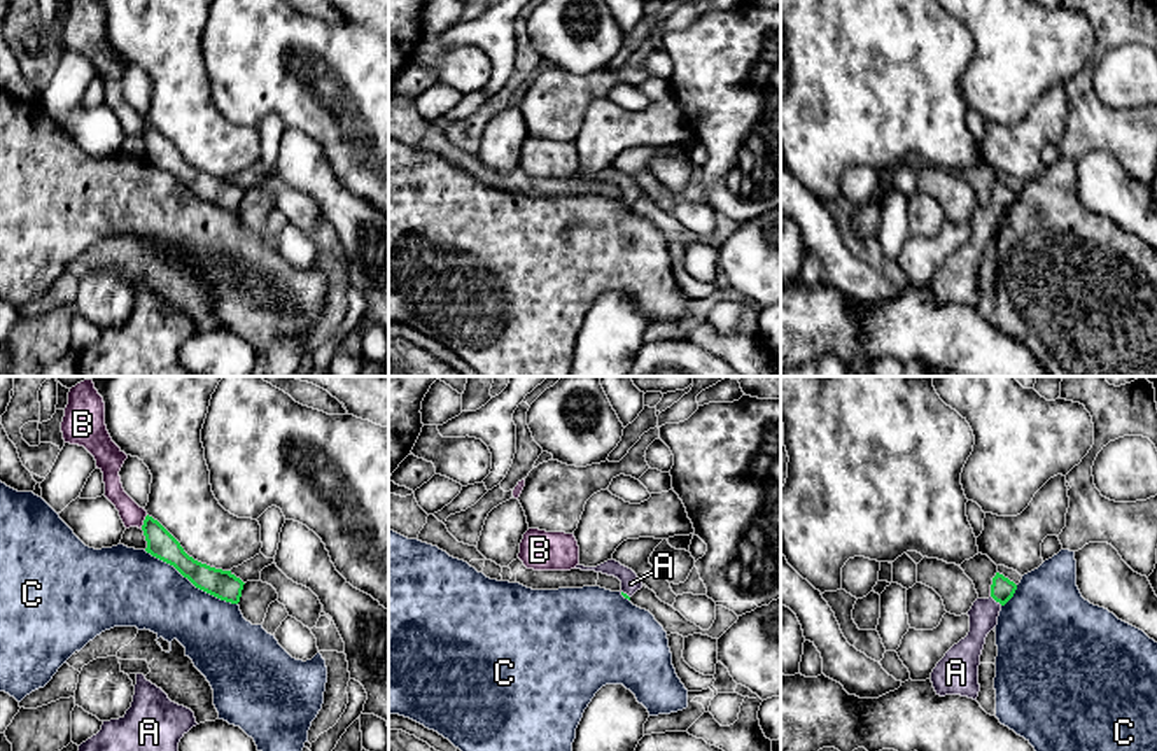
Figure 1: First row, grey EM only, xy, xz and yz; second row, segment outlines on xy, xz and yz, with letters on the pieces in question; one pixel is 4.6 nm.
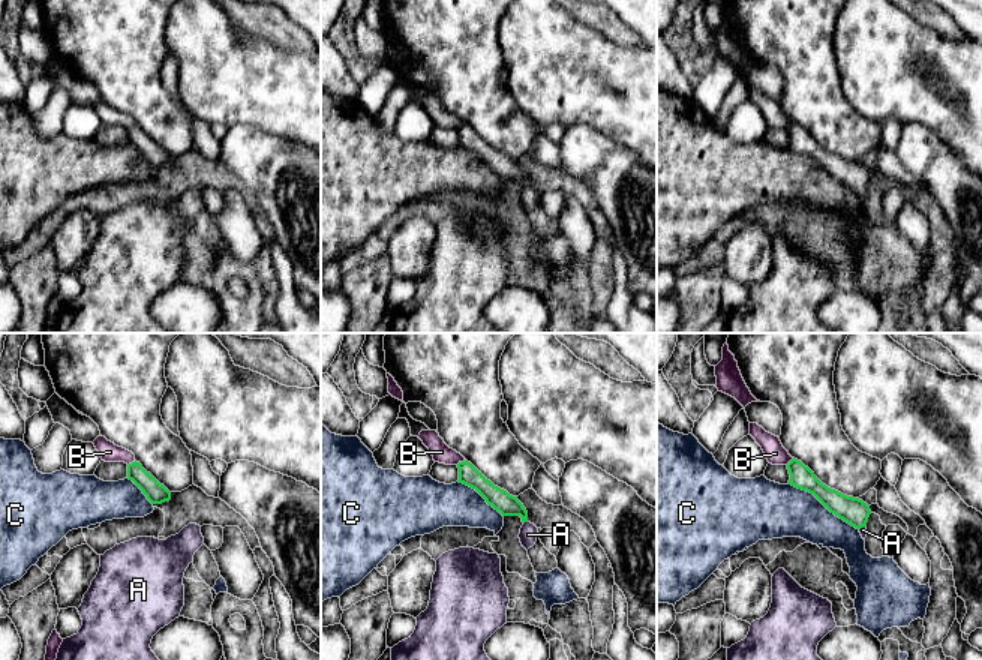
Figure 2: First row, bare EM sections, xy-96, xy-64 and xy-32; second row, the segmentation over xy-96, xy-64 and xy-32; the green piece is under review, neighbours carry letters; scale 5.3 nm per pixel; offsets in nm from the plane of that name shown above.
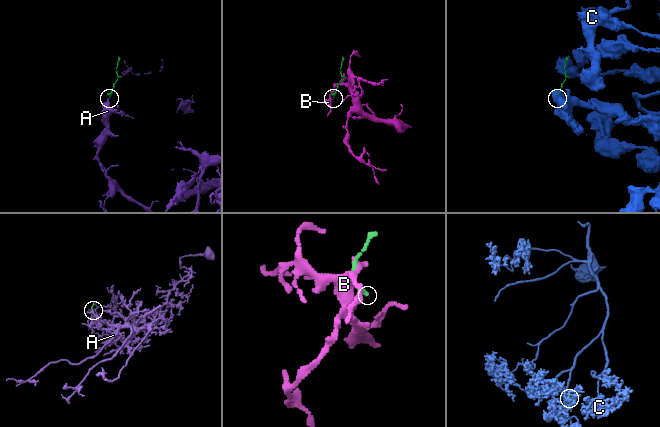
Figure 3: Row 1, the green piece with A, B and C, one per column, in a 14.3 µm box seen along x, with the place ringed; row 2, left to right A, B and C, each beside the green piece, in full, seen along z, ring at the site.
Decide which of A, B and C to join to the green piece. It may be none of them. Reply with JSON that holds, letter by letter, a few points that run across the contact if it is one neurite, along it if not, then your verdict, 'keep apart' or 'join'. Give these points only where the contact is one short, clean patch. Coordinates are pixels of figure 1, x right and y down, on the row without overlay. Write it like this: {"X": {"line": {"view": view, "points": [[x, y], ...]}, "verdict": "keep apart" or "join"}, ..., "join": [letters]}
{"A": {"line": {"view": "yz", "points": [[1002, 198], [996, 209], [984, 221]]}, "verdict": "join"}, "B": {"verdict": "keep apart"}, "C": {"verdict": "keep apart"}, "join": ["A"]}

